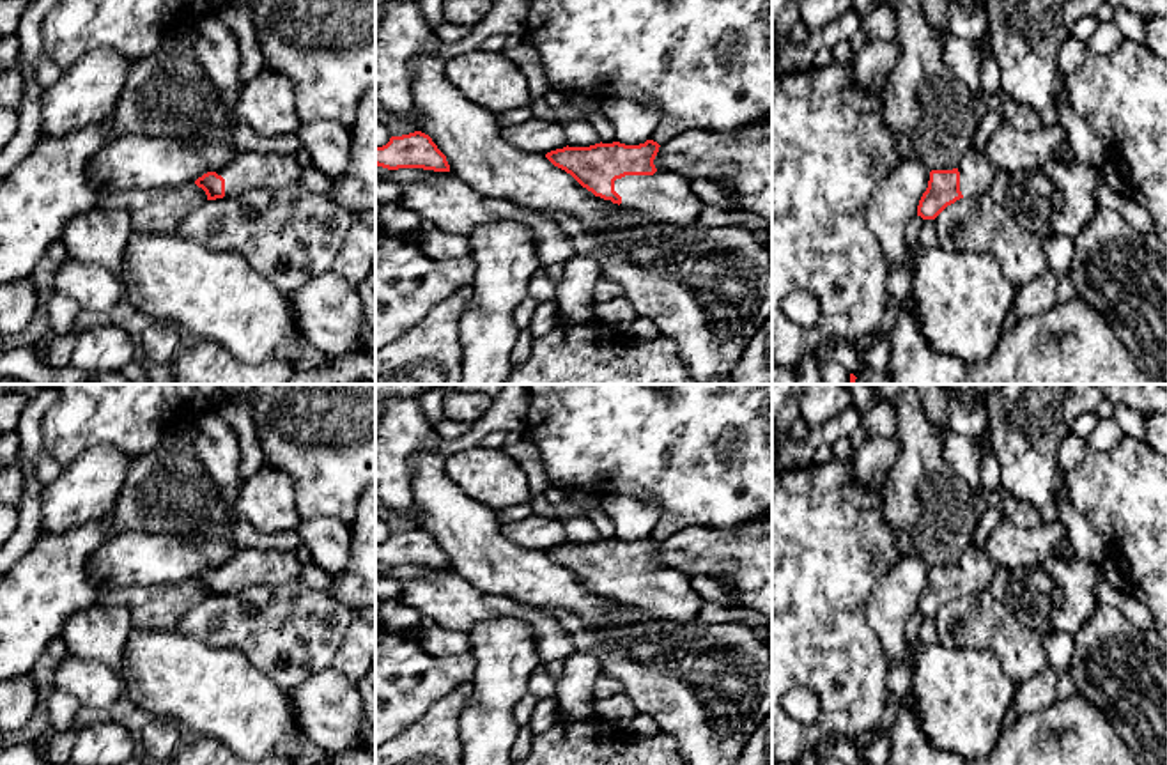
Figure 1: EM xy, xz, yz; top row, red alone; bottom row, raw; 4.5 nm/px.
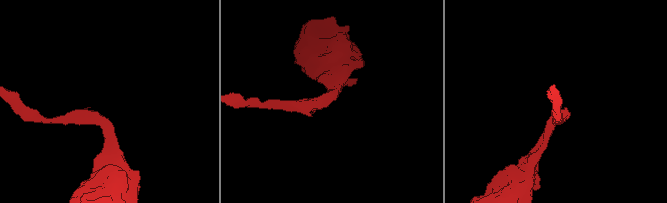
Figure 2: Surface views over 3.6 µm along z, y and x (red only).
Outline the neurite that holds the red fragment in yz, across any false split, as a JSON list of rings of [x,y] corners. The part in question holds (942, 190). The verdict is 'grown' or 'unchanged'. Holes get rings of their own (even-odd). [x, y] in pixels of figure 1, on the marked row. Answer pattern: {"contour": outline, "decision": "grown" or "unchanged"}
{"contour": [[[976,149],[967,152],[953,170],[931,170],[917,216],[935,220],[956,200],[986,193],[997,174],[999,170]]], "decision": "grown"}

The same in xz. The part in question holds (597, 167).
{"contour": [[[653,140],[639,145],[600,142],[590,147],[567,145],[545,158],[595,197],[675,227],[692,227],[699,223],[703,202],[692,193],[691,181],[655,168],[659,147]]], "decision": "grown"}

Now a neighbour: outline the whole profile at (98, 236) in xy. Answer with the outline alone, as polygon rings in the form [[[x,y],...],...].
[[[92,209],[73,216],[60,236],[69,259],[119,273],[133,232],[129,211]]]

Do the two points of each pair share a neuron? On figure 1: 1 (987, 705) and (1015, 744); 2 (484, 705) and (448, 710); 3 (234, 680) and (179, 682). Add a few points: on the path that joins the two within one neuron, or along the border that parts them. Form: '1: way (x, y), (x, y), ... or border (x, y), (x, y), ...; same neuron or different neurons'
1: border (1004, 726), (994, 746); different neurons
2: border (471, 680), (471, 702), (459, 719), (461, 746); different neurons
3: way (220, 682), (193, 682); same neuron

